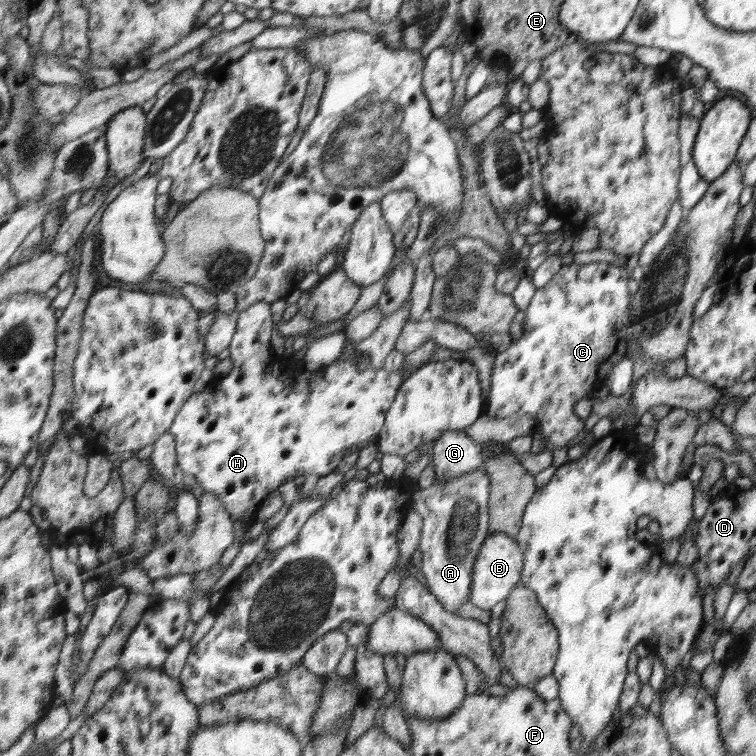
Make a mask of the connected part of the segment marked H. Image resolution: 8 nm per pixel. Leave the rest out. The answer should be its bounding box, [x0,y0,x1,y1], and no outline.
[168,302,404,524]

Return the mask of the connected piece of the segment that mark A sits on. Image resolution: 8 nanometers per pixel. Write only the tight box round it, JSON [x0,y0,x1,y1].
[414,470,492,615]

